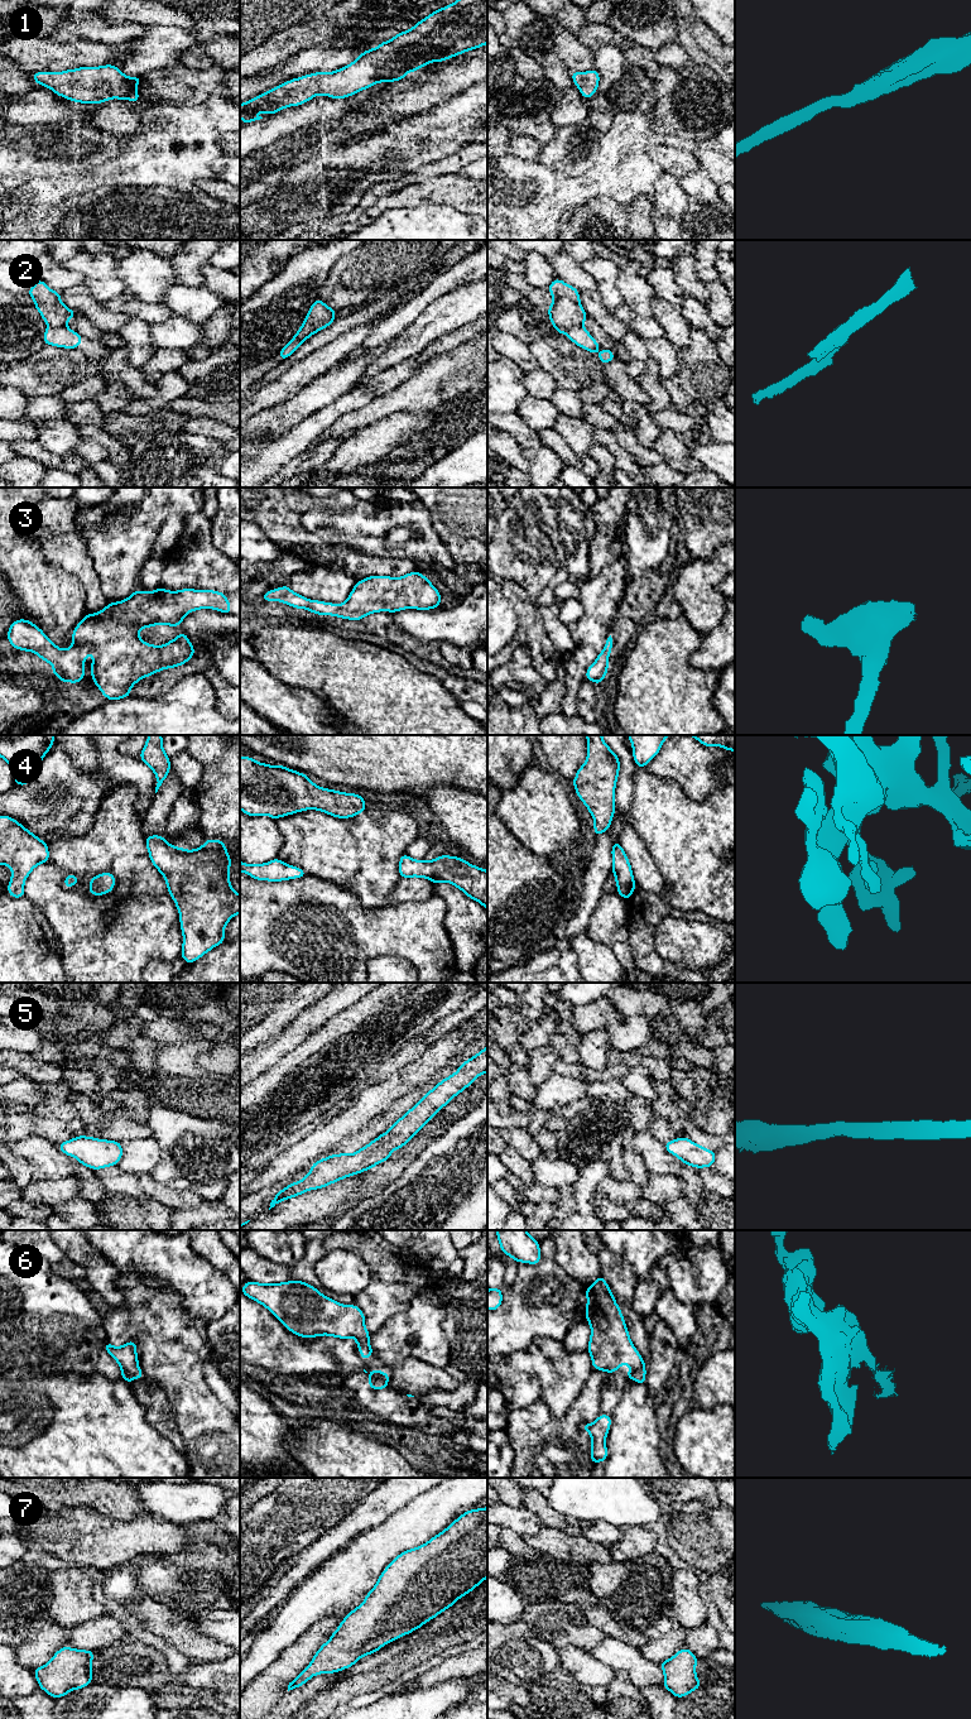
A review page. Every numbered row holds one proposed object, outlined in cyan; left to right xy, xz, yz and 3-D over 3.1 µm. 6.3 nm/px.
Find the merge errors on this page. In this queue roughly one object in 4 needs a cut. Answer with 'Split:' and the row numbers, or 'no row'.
Split: 2, 6

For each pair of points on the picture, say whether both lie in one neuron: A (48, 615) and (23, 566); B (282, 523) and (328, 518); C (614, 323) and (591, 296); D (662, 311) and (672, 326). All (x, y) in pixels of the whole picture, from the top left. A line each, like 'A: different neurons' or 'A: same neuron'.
A: same neuron
B: different neurons
C: same neuron
D: same neuron

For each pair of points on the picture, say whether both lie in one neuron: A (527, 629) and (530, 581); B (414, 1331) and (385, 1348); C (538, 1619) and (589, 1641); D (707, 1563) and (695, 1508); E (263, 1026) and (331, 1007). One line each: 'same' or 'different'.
A: different
B: same
C: same
D: same
E: different

